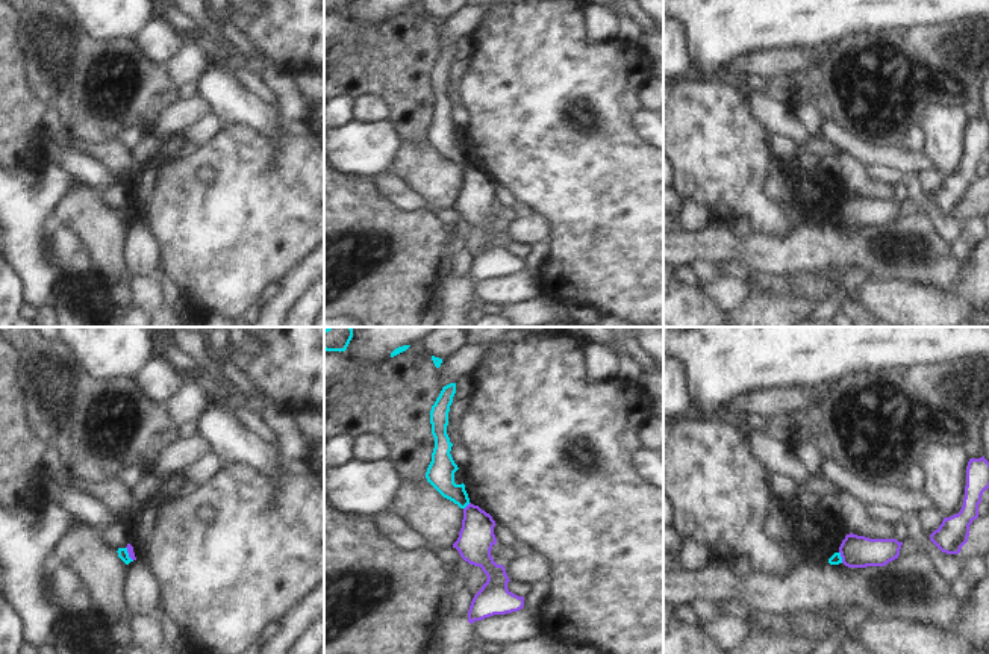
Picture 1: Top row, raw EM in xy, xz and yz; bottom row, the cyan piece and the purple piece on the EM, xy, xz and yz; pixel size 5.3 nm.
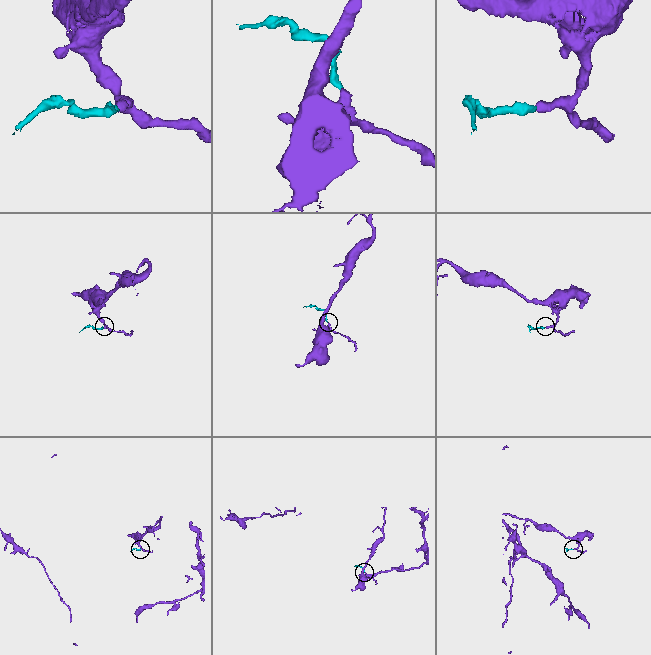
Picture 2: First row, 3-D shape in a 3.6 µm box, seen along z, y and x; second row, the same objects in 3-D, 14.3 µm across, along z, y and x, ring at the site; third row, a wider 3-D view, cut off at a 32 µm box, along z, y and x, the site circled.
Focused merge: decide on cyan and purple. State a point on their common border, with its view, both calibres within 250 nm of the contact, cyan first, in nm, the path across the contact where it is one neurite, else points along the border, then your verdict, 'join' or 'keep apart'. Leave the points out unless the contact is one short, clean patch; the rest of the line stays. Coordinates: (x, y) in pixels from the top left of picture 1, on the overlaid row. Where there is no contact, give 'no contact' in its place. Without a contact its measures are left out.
xz (467, 504) | 150/190 nm | along xz (470, 503), (464, 509) | keep apart

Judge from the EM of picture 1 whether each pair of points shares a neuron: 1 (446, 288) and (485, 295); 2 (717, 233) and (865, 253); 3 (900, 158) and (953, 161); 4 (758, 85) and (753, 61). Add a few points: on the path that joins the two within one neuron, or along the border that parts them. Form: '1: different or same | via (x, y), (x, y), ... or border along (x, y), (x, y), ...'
1: different | border along (468, 283), (467, 292)
2: same | via (753, 252), (829, 252)
3: different | border along (923, 152), (936, 167)
4: different | border along (745, 77), (764, 76), (768, 80)

